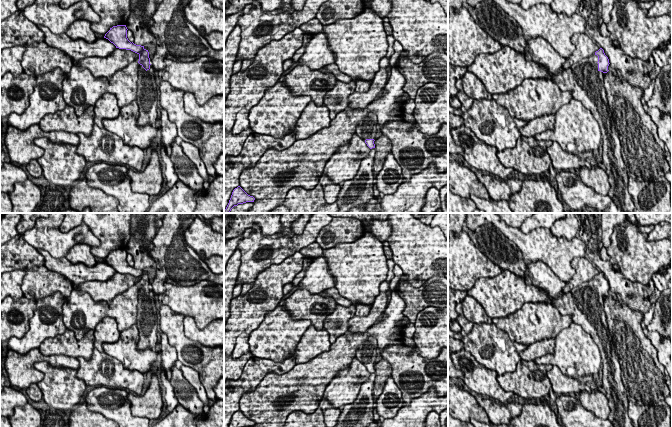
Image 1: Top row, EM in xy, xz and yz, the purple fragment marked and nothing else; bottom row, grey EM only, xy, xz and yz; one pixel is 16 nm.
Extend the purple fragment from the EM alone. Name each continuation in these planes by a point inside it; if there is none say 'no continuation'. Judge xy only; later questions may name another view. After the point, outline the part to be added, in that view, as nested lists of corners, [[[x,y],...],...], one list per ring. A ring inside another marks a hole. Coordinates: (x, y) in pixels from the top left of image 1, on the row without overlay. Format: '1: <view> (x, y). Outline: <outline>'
1: xy (148, 326). Outline: [[[139,288],[138,314],[136,323],[139,331],[138,349],[145,349],[149,347],[155,350],[157,344],[159,321],[157,320],[158,316],[156,302],[153,299],[148,299],[152,296],[153,294],[151,289],[150,293],[146,295],[142,289]]]

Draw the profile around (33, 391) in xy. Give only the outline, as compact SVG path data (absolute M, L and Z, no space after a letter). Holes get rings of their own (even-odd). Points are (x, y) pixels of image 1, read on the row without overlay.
M37 383L31 384L26 389L26 393L30 397L30 399L35 402L39 402L40 400L43 399L42 392L41 392L40 388L38 387Z

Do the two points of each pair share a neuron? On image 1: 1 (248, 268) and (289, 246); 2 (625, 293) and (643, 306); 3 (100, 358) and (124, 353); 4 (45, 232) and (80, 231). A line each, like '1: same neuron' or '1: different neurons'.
1: same neuron
2: same neuron
3: different neurons
4: same neuron

